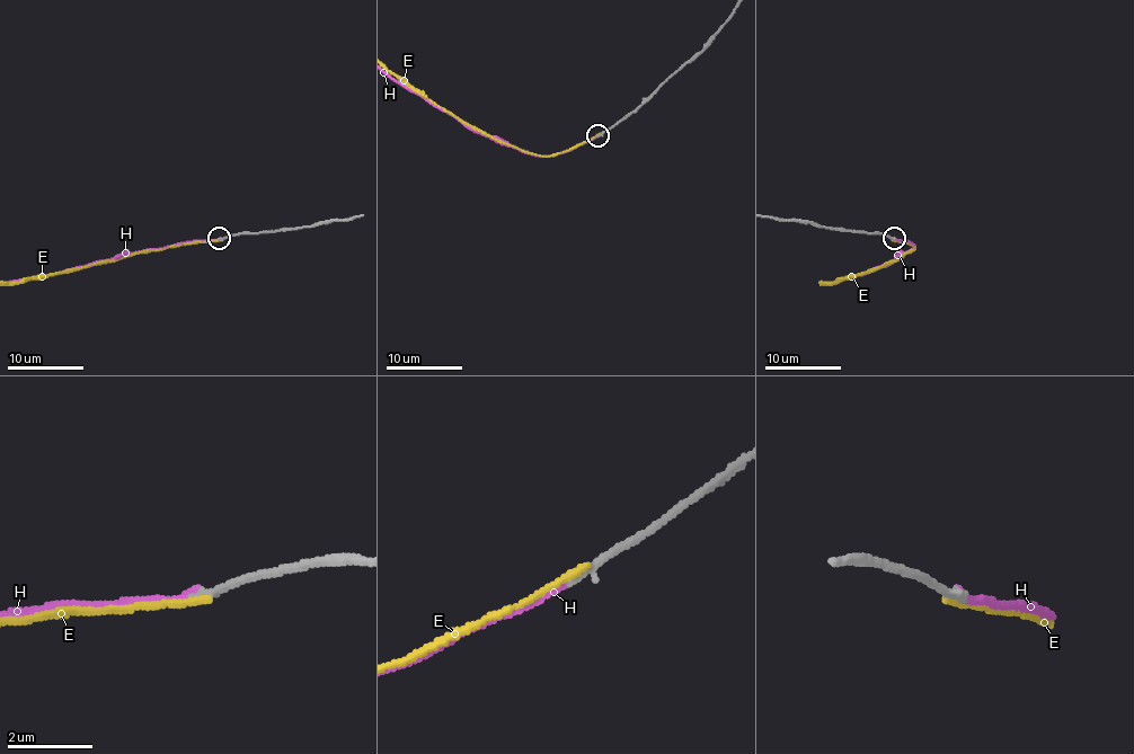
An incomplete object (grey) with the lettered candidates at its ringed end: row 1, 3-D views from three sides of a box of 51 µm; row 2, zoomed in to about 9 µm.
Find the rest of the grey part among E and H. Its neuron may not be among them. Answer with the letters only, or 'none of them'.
H

